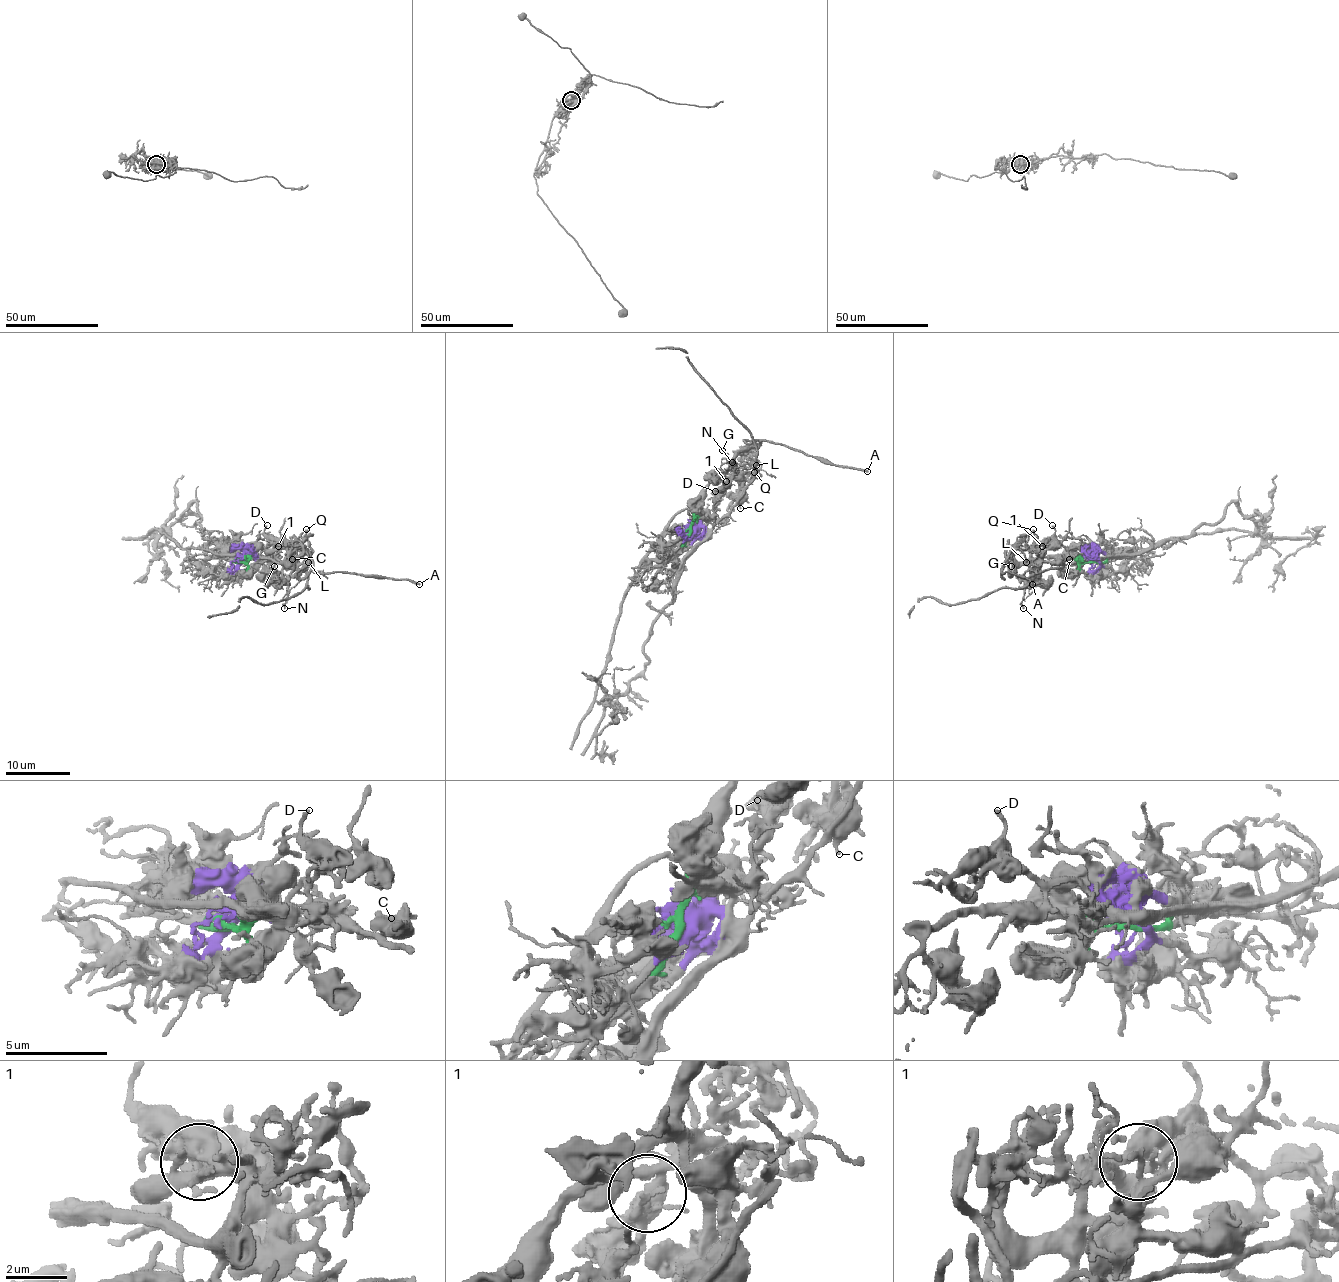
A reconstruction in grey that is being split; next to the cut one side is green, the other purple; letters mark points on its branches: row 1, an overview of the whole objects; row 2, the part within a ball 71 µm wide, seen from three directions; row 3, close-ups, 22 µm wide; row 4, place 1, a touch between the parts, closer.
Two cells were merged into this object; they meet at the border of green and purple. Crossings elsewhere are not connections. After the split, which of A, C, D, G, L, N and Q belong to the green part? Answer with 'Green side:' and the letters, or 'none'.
Green side: A, C, D, G, L, N, Q

